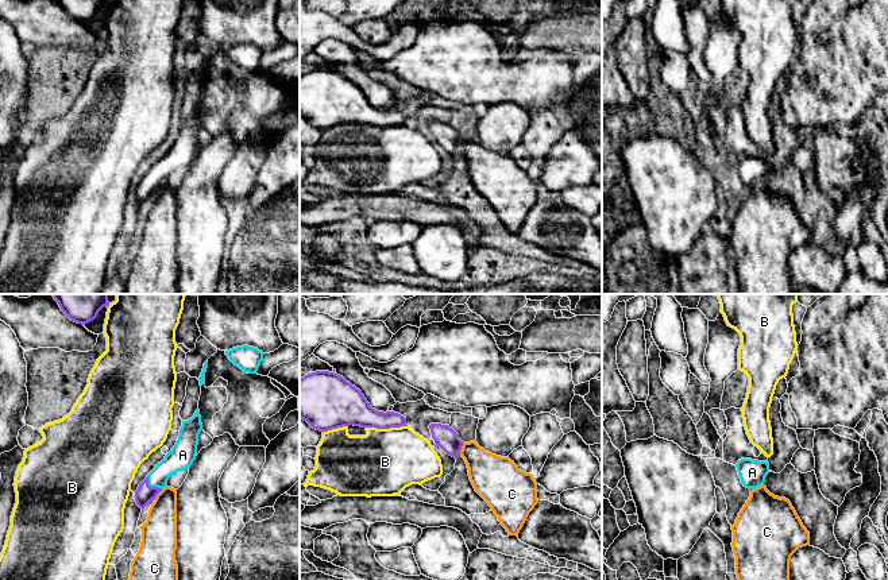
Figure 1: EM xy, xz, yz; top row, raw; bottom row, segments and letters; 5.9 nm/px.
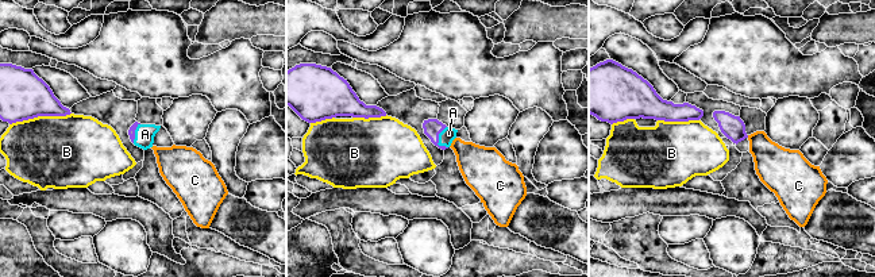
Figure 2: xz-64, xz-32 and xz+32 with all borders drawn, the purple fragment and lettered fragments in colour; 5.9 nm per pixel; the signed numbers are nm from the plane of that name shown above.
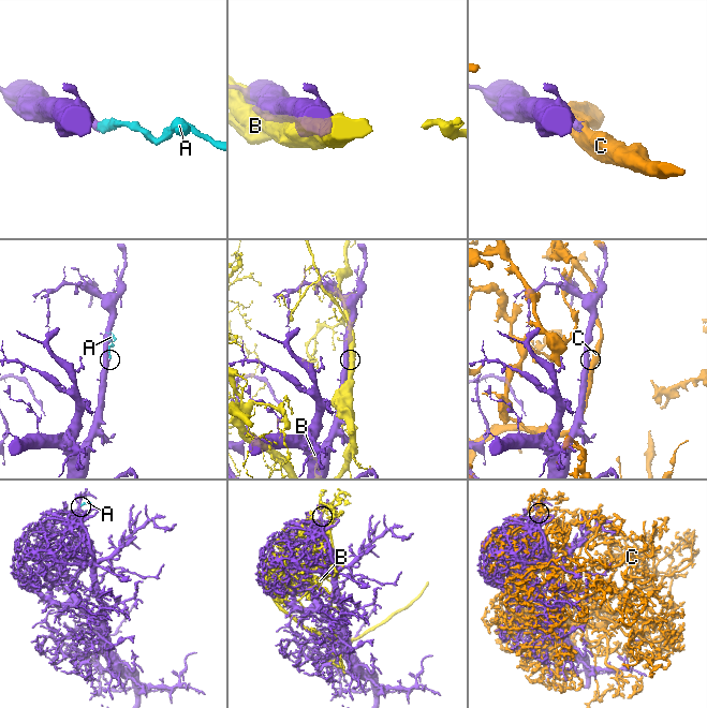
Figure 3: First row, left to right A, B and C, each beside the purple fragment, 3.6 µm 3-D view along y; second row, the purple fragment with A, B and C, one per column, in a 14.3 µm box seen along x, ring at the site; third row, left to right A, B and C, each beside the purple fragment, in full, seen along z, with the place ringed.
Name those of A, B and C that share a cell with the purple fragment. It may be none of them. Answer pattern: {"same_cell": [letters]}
{"same_cell": ["A"]}

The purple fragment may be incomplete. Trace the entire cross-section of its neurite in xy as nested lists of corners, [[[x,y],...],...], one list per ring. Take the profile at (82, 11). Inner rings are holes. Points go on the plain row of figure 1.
[[[58,0],[58,3],[66,15],[85,23],[93,19],[104,4],[108,5],[109,0]]]

